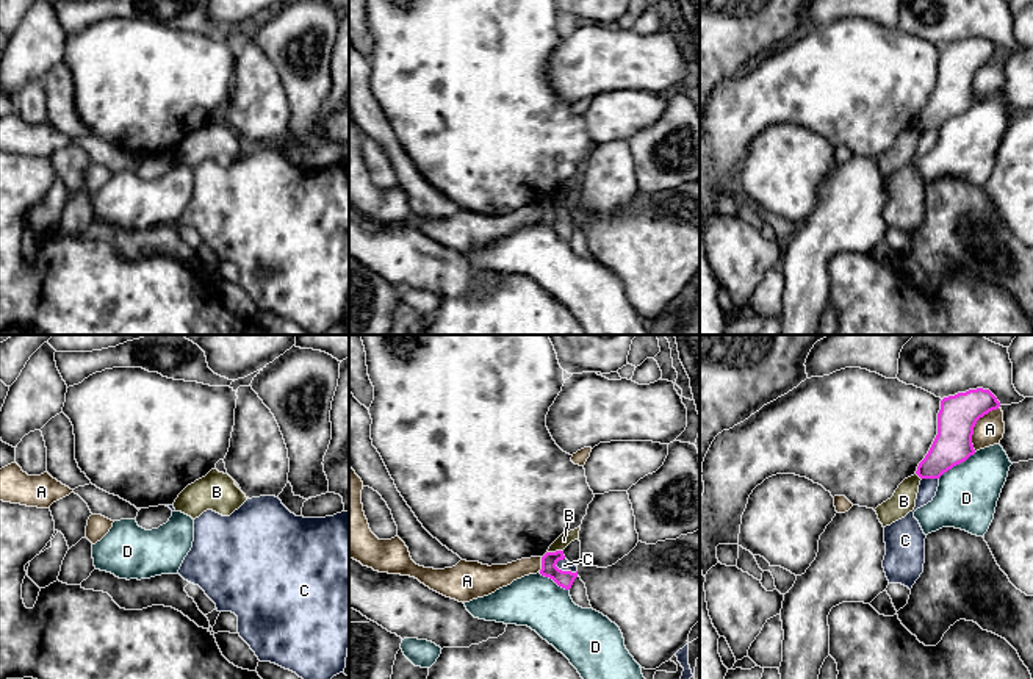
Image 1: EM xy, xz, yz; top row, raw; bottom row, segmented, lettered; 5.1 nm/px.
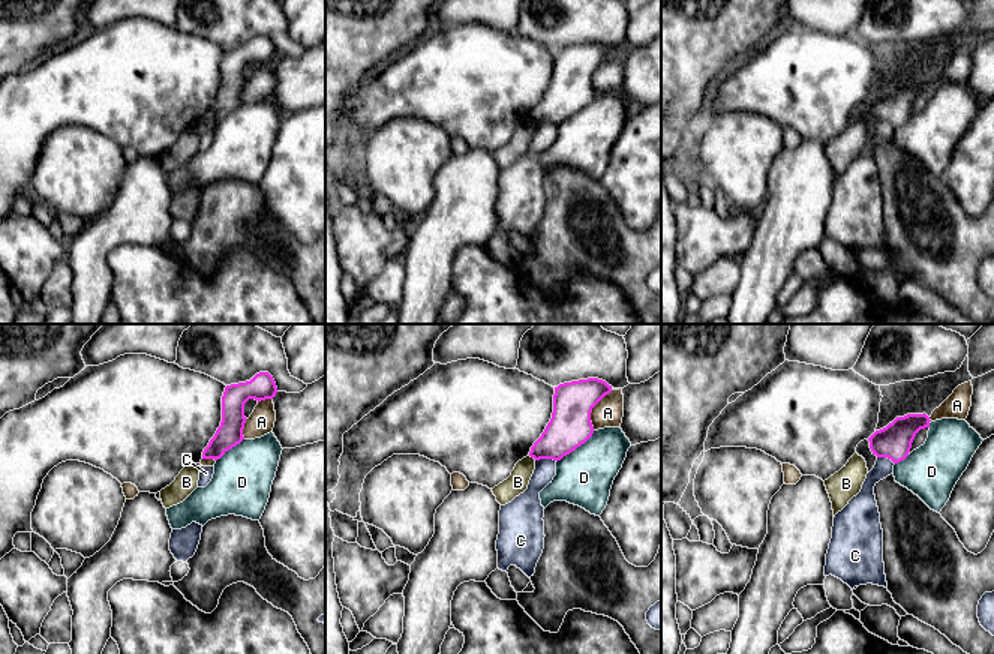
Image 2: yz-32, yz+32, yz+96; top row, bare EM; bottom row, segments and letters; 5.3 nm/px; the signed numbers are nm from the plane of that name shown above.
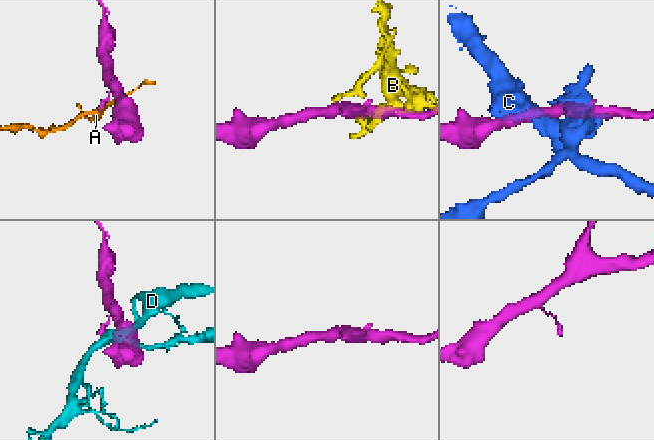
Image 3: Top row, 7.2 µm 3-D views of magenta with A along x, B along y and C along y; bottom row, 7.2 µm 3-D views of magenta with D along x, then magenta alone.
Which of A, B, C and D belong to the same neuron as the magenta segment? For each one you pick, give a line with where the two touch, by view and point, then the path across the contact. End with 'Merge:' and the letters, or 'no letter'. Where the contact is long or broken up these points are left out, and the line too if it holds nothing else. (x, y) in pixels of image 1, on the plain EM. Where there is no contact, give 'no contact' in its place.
Merge: no letter

